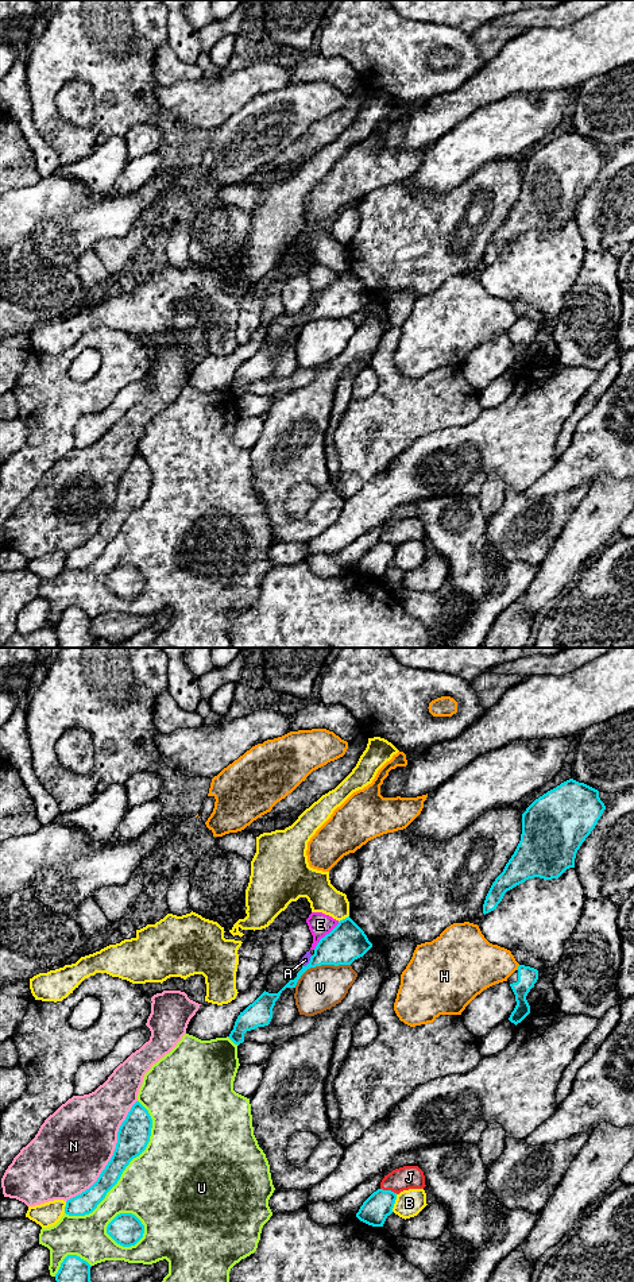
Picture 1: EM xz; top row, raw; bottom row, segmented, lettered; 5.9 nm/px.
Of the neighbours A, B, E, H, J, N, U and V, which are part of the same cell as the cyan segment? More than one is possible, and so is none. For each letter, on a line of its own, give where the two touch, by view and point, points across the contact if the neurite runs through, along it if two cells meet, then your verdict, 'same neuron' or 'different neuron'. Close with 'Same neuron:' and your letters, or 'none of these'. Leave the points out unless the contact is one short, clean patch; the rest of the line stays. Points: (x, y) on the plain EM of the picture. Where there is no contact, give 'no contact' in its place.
A: meets cyan in xz at (309, 315); different neuron
B: meets cyan in xz at (394, 555); different neuron
E: meets cyan in xz at (325, 288); different neuron
H: meets cyan in xz at (518, 320); different neuron
J: meets cyan in xz at (389, 543); different neuron
N: meets cyan in xz at (112, 508); different neuron
U: meets cyan in xz at (124, 521); different neuron
V: meets cyan in xz at (320, 317); different neuron
Same neuron: none of these

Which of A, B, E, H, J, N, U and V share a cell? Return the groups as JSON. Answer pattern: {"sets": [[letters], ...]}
{"sets": [["A", "E"], ["B"], ["H"], ["J"], ["N"], ["U"], ["V"]]}

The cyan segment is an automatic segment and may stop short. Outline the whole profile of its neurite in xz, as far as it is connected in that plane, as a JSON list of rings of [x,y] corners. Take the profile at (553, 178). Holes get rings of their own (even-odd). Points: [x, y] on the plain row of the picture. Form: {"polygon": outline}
{"polygon": [[[573,131],[536,151],[522,166],[521,193],[503,224],[492,235],[483,256],[483,266],[494,263],[507,243],[526,232],[558,231],[567,221],[575,220],[577,202],[595,181],[604,162],[599,143]]]}

